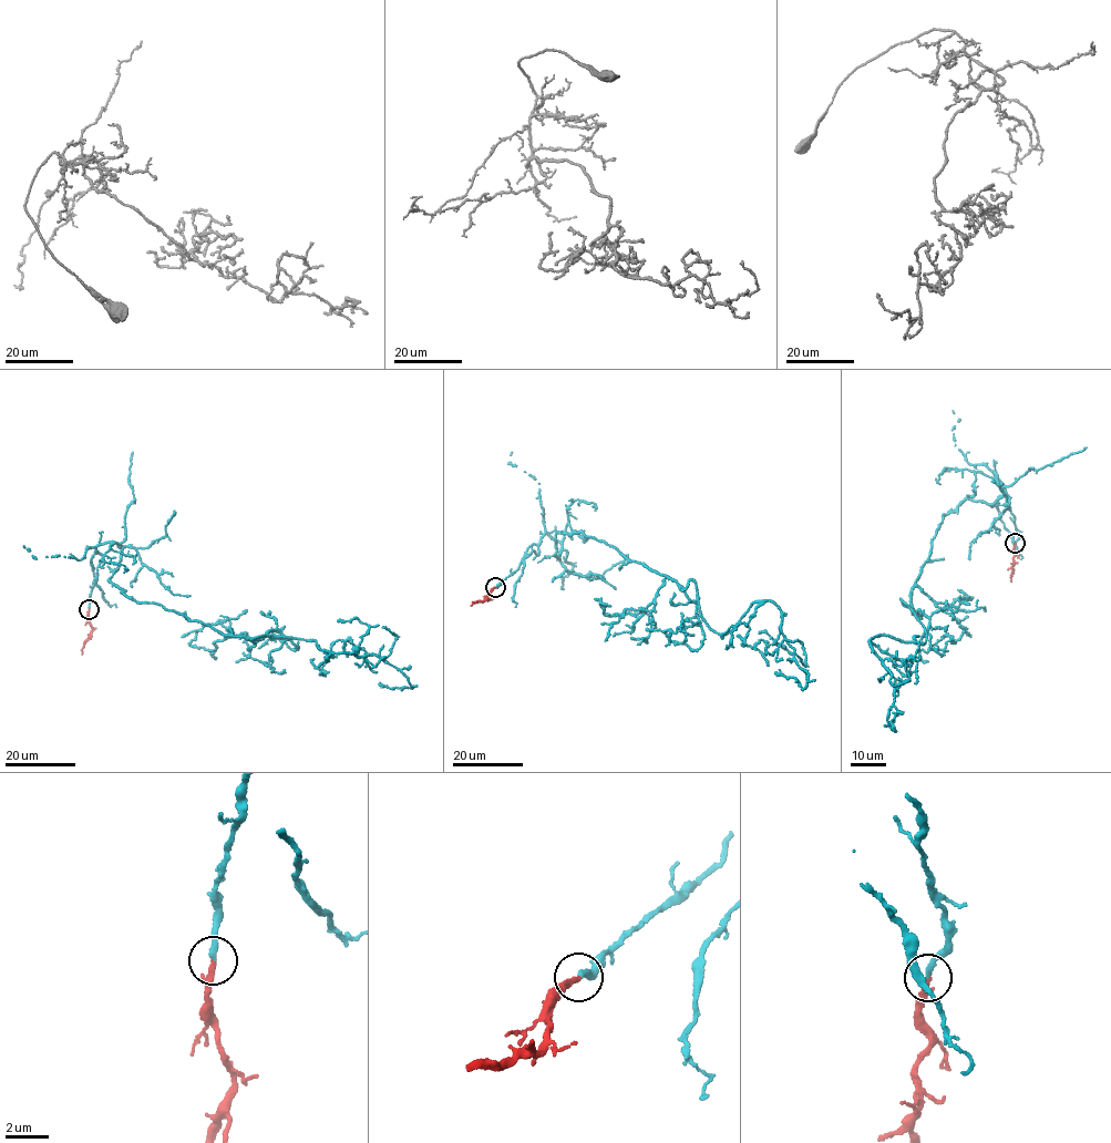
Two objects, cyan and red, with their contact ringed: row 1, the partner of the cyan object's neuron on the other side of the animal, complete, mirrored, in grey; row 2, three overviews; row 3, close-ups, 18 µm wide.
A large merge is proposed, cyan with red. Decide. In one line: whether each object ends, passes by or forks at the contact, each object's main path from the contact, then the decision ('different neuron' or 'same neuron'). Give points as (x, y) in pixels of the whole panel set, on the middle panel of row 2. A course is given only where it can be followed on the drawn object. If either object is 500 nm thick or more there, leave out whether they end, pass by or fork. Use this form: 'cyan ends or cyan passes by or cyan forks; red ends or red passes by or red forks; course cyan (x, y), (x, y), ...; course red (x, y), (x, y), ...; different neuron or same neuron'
cyan ends; red passes by; course cyan (495, 587), (544, 534), (558, 559), (580, 533), (695, 583), (717, 632), (774, 603), (806, 686), (777, 671); course red (495, 587), (487, 600), (471, 605); same neuron

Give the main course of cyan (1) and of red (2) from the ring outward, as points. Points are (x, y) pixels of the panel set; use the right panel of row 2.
1: (1015, 543), (995, 473), (1004, 496), (944, 516), (901, 600), (926, 640), (868, 641), (892, 729), (897, 710)
2: (1015, 543), (1010, 582)

